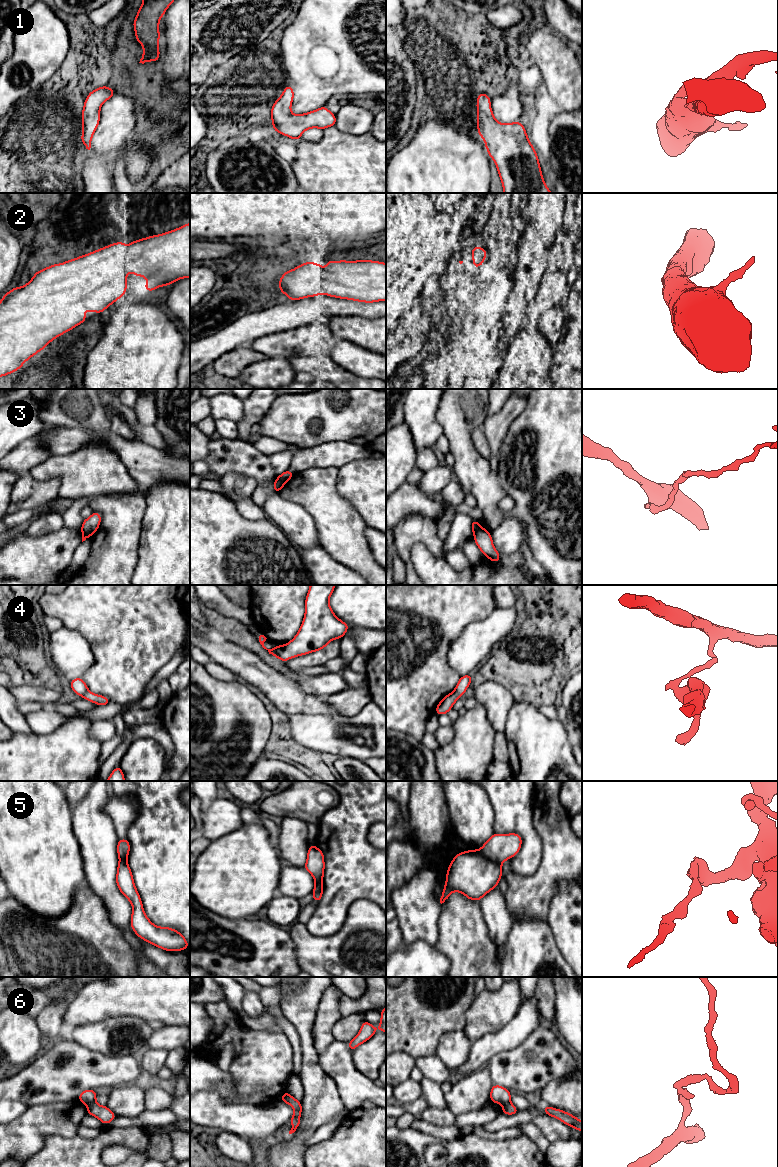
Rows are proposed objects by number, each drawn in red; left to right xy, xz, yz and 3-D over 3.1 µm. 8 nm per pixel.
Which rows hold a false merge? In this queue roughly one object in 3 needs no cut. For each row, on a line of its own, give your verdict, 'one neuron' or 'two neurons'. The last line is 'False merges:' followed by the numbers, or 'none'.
1: one neuron
2: one neuron
3: two neurons
4: two neurons
5: two neurons
6: two neurons
False merges: 3, 4, 5, 6

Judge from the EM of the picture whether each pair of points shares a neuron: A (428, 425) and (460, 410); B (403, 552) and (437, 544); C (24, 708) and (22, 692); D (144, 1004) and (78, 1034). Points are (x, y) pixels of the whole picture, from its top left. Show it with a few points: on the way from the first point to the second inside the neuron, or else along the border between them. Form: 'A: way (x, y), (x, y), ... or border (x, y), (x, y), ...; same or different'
A: border (440, 399), (436, 420), (443, 434); different
B: way (410, 543), (414, 539), (428, 539); same
C: border (19, 702), (37, 701), (45, 706); different
D: border (140, 1018), (112, 1016), (94, 1022); different

